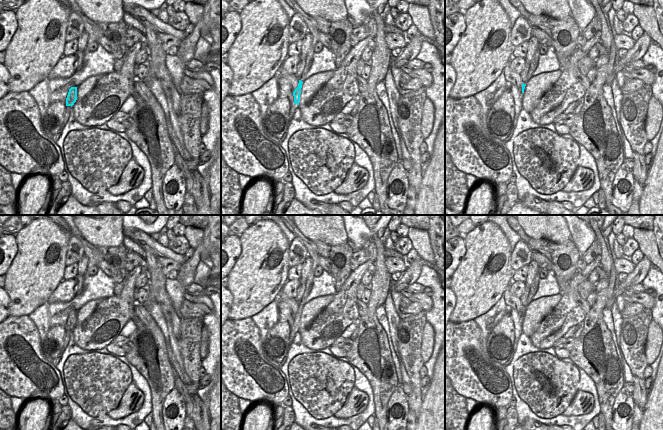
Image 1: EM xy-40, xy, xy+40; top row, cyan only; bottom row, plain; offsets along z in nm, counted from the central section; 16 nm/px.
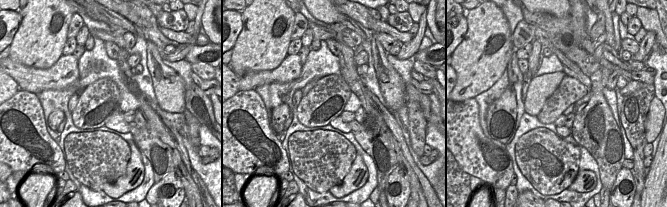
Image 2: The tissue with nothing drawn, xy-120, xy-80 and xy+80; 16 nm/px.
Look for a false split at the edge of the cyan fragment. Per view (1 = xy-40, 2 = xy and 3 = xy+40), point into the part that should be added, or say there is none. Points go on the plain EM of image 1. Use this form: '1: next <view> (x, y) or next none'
1: next none
2: next xy (293, 304)
3: next xy+40 (513, 302)

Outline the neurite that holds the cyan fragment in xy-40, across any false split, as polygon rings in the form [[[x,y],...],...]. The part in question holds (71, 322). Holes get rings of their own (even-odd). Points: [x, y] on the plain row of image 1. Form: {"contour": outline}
{"contour": [[[71,311],[69,313],[67,322],[66,322],[66,330],[73,330],[77,324],[77,311]]]}

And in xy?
{"contour": [[[280,291],[281,302],[287,303],[292,310],[292,318],[294,320],[294,327],[299,329],[300,318],[303,306],[295,300],[295,298],[288,298]]]}

